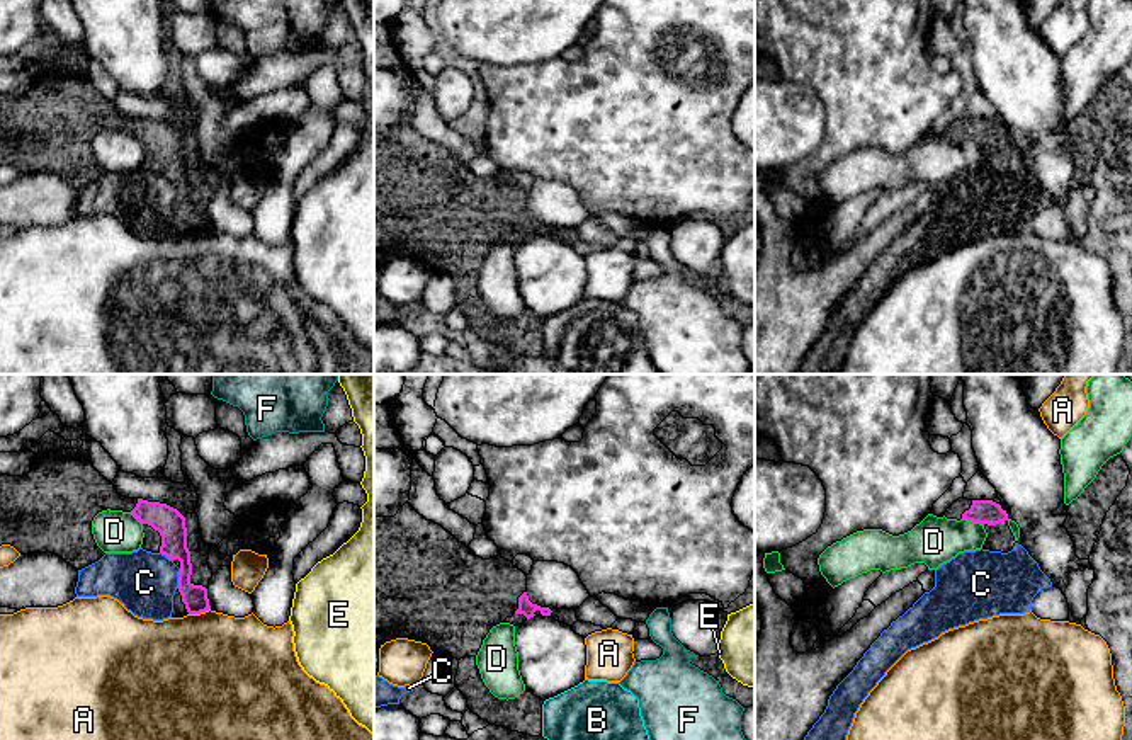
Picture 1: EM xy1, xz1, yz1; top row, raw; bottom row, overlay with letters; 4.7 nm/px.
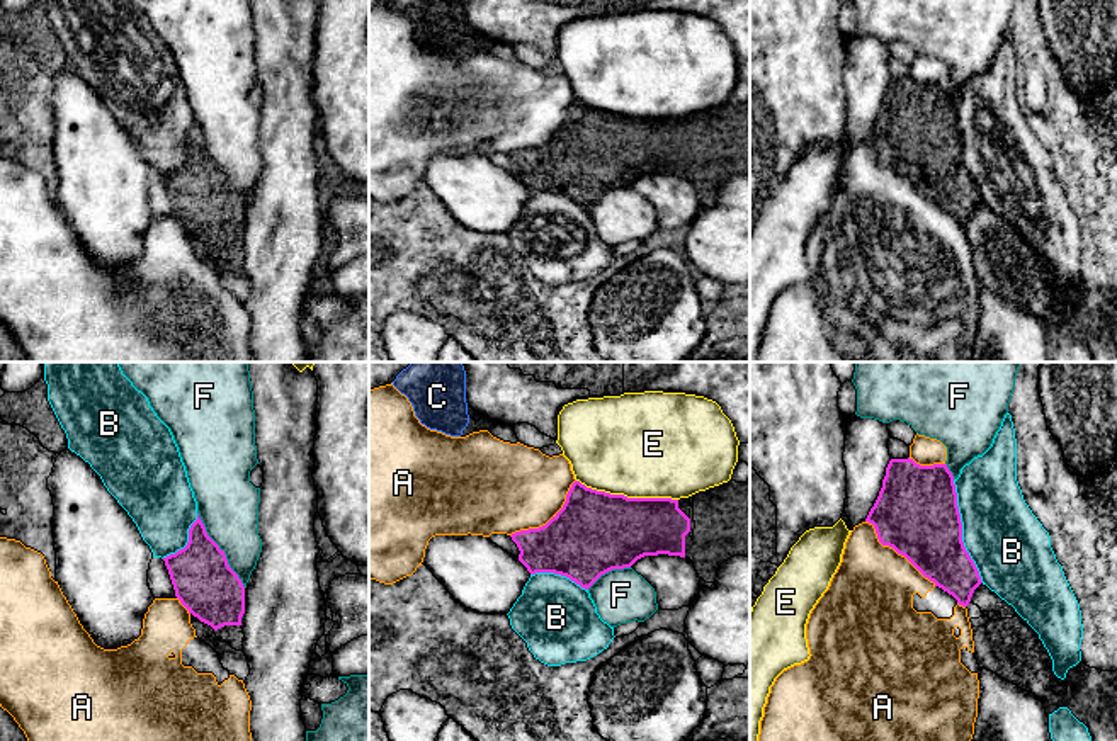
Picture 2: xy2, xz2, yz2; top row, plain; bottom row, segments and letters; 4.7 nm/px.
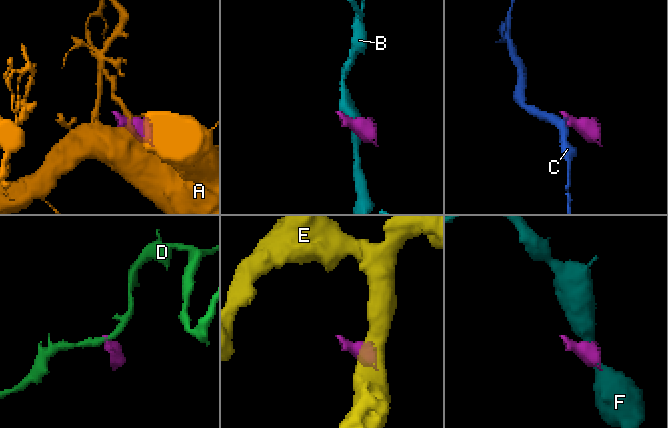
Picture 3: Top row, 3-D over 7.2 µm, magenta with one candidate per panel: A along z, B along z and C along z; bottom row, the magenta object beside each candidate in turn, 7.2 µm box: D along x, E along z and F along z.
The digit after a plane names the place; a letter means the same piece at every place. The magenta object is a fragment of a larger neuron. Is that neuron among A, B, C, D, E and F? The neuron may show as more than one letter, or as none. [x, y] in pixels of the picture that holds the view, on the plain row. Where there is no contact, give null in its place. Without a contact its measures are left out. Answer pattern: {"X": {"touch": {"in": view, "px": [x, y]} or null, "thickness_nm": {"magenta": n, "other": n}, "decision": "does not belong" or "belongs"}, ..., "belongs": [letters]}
{"A": {"touch": {"in": "yz2", "px": [896, 170]}, "thickness_nm": {"magenta": 400, "other": 400}, "decision": "does not belong"}, "B": {"touch": {"in": "yz2", "px": [961, 150]}, "thickness_nm": {"magenta": 400, "other": 360}, "decision": "does not belong"}, "C": {"touch": {"in": "xy1", "px": [179, 198]}, "thickness_nm": {"magenta": 130, "other": 300}, "decision": "does not belong"}, "D": {"touch": {"in": "yz1", "px": [973, 140]}, "thickness_nm": {"magenta": 120, "other": 220}, "decision": "does not belong"}, "E": {"touch": {"in": "xz2", "px": [626, 116]}, "thickness_nm": {"magenta": 380, "other": 500}, "decision": "does not belong"}, "F": {"touch": {"in": "xy2", "px": [220, 169]}, "thickness_nm": {"magenta": 280, "other": 280}, "decision": "does not belong"}, "belongs": []}

